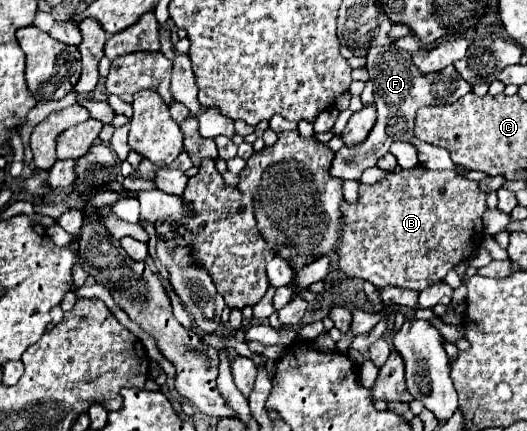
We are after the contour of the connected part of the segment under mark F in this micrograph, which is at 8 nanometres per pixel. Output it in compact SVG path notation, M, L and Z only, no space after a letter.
M385 46L385 48L371 48L367 54L367 70L375 86L375 102L377 102L377 122L371 128L369 136L361 144L353 146L343 146L333 160L331 174L341 178L341 180L359 180L363 170L369 166L375 166L375 162L389 152L389 146L395 140L409 142L413 134L413 120L415 114L421 106L431 106L431 104L449 104L465 96L471 88L457 76L453 66L447 66L445 70L423 74L411 60L409 52L401 52L399 48Z

